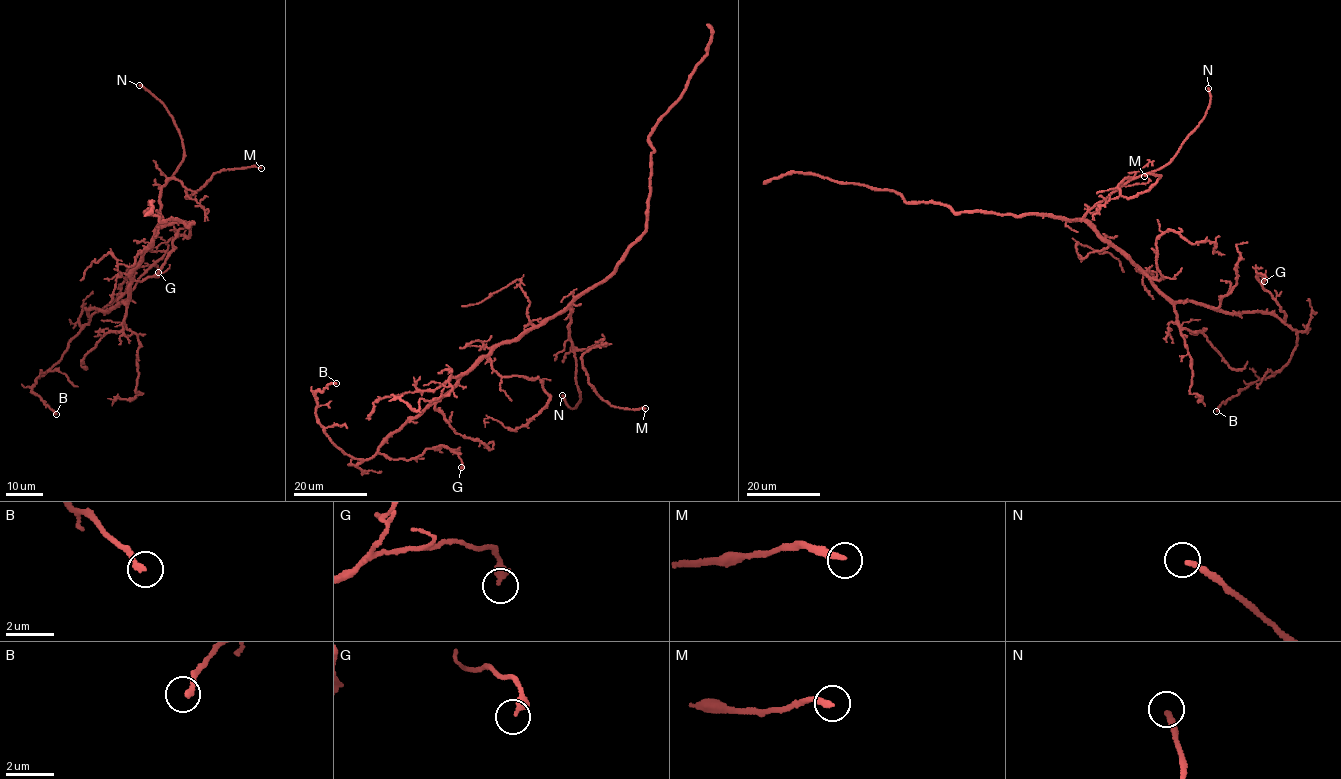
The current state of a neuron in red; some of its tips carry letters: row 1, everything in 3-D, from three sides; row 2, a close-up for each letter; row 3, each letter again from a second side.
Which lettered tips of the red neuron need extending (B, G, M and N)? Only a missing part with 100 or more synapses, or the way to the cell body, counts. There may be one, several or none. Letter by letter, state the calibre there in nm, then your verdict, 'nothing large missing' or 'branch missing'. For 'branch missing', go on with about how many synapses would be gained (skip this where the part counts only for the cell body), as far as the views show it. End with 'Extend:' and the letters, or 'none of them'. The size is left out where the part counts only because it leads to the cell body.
B: 220 nm thick; nothing large missing
G: 360 nm thick; nothing large missing
M: 240 nm thick; nothing large missing
N: 240 nm thick; branch missing
Extend: N

